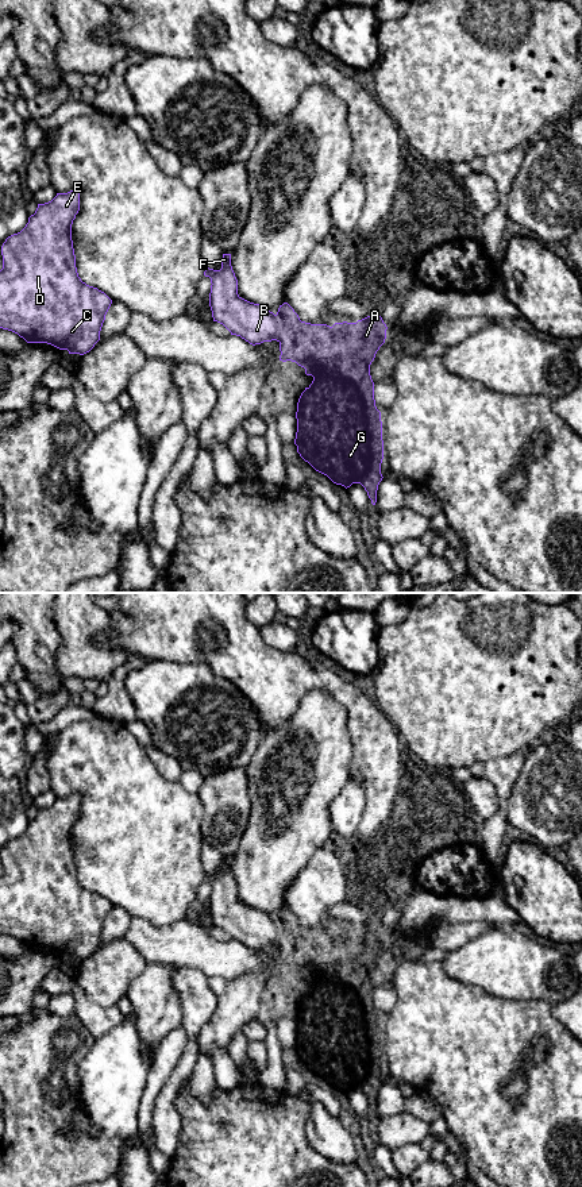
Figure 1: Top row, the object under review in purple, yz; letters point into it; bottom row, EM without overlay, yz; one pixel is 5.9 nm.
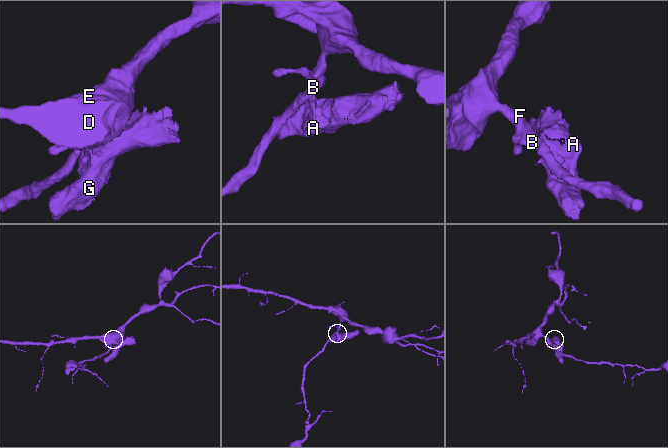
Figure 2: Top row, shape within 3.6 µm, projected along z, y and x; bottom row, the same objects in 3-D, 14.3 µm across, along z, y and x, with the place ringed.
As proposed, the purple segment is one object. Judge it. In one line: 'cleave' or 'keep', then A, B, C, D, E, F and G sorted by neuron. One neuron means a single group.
cleave | A G / B C D E F

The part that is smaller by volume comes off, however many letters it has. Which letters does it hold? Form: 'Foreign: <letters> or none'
Foreign: A, G

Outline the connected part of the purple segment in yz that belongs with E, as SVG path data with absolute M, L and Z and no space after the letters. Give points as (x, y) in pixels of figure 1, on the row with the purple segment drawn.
M73 189L45 204L38 204L26 227L5 239L1 246L0 328L12 331L27 343L47 343L69 354L84 355L100 340L100 331L112 300L97 288L81 281L76 267L72 224L80 211L80 190Z

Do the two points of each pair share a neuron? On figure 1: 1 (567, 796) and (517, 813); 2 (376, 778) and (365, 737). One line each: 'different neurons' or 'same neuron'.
1: same neuron
2: same neuron

